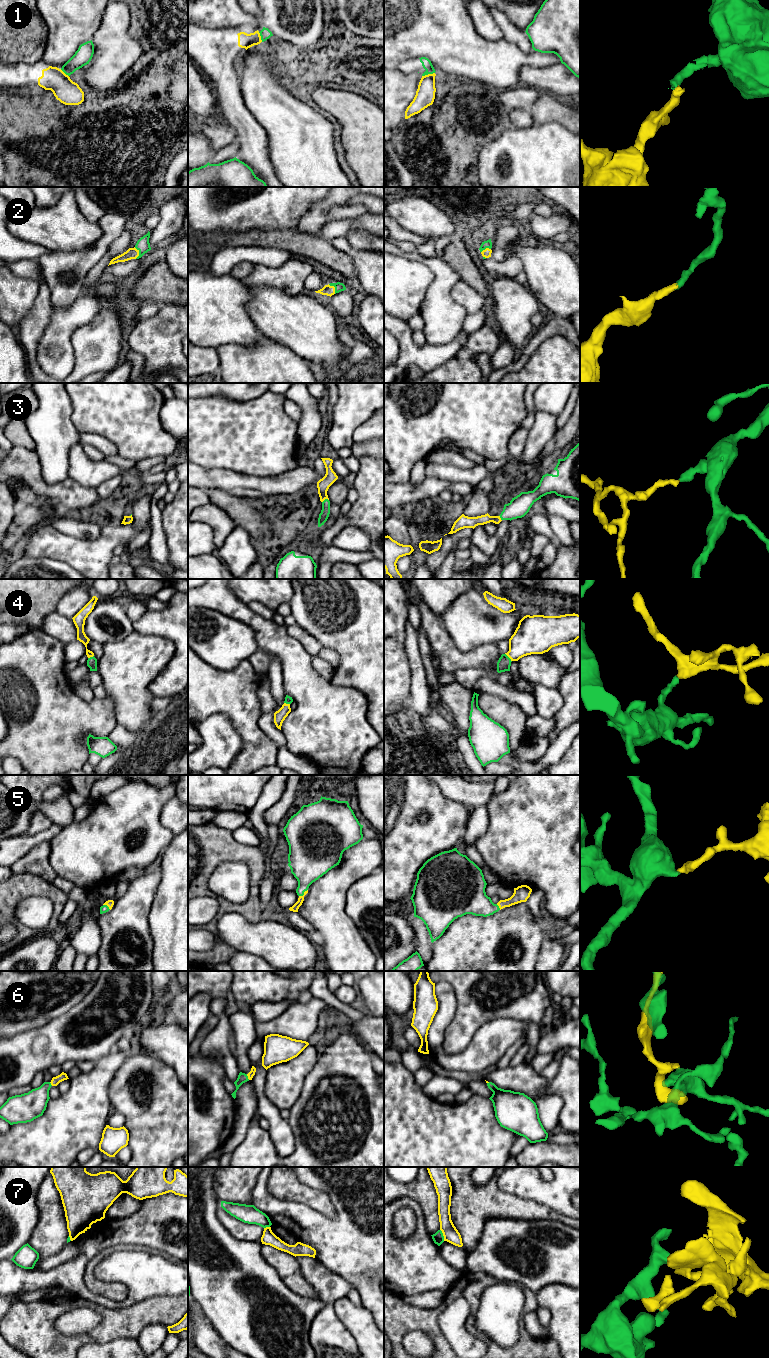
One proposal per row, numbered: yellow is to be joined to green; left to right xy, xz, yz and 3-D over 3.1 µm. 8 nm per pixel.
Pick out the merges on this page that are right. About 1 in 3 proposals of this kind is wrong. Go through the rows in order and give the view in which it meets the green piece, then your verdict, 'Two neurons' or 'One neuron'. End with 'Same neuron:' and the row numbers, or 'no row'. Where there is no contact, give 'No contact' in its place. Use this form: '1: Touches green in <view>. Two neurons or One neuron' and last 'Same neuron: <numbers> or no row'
1: Touches green in yz. Two neurons
2: Touches green in xy. One neuron
3: Touches green in xz. One neuron
4: Touches green in yz. One neuron
5: Touches green in xz. One neuron
6: Touches green in xz. One neuron
7: Touches green in yz. Two neurons
Same neuron: 2, 3, 4, 5, 6

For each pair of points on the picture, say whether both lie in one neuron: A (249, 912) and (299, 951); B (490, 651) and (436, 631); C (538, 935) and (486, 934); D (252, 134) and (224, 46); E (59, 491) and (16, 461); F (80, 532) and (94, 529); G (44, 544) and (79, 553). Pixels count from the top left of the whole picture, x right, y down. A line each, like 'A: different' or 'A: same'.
A: different
B: same
C: same
D: same
E: same
F: same
G: same

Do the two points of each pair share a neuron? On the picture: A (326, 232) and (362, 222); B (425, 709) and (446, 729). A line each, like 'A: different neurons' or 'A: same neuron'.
A: same neuron
B: same neuron

